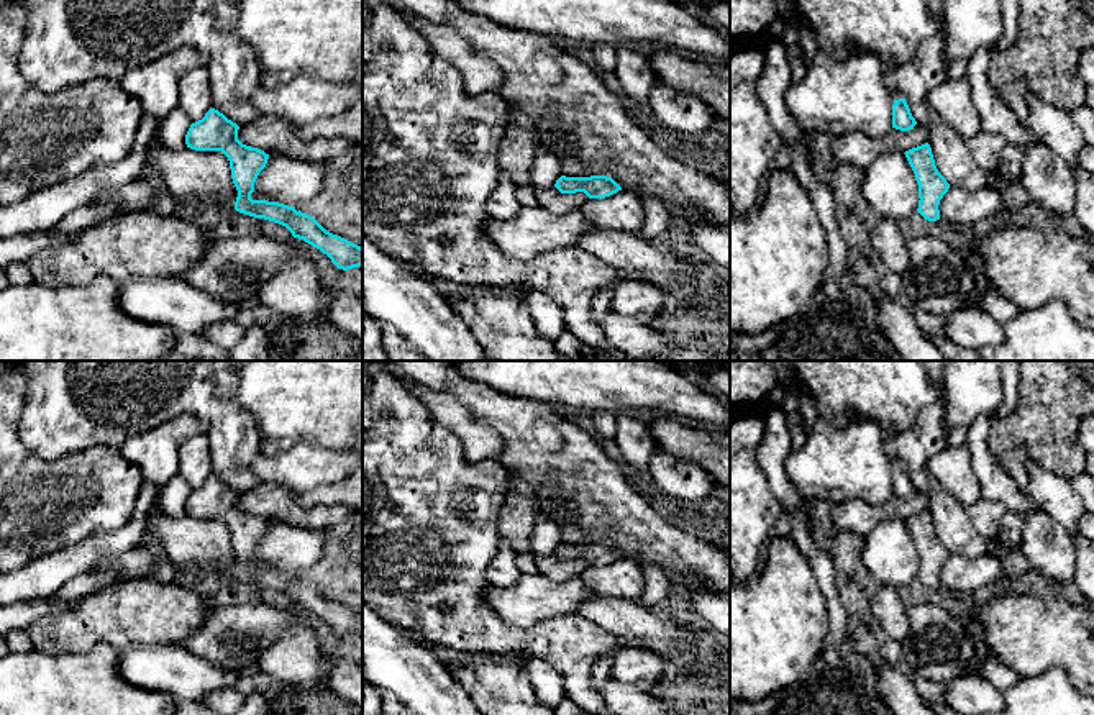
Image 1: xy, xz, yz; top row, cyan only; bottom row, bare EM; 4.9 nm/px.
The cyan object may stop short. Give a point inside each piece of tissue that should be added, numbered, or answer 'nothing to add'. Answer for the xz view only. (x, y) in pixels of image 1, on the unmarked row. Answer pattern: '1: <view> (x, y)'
nothing to add

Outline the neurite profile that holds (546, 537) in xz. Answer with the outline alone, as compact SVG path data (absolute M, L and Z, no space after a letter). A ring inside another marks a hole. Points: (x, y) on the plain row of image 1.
M545 515L536 518L531 535L531 554L548 556L563 543L559 525Z

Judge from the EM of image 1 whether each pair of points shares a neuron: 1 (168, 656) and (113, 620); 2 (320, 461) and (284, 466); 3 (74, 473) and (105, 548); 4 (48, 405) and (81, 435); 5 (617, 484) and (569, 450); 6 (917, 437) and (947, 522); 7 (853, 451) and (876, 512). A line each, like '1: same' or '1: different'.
1: different
2: same
3: different
4: same
5: same
6: same
7: different

